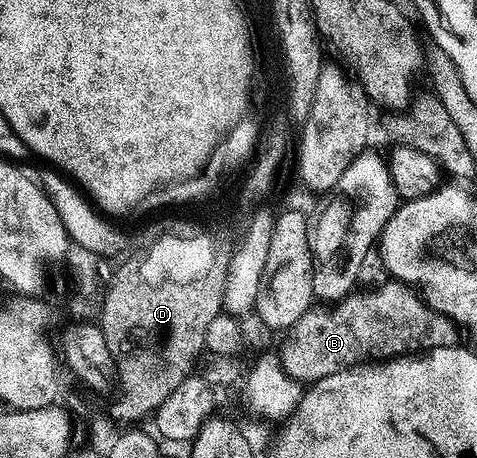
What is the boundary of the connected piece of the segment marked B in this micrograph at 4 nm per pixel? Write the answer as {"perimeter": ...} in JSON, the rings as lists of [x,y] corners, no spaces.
{"perimeter":[[[386,281],[381,287],[361,289],[356,293],[350,293],[332,309],[325,310],[329,312],[317,310],[310,310],[304,322],[299,322],[292,327],[286,334],[289,336],[286,337],[285,344],[279,349],[281,364],[285,372],[298,381],[306,381],[305,379],[318,381],[348,367],[356,368],[360,363],[395,359],[440,347],[456,347],[459,343],[458,328],[445,315],[431,310],[425,300],[411,287],[396,281]]]}

